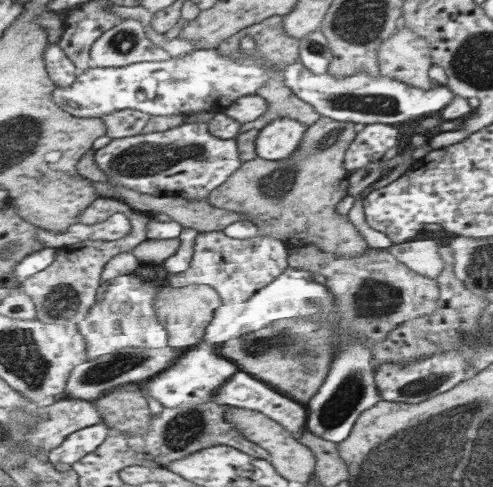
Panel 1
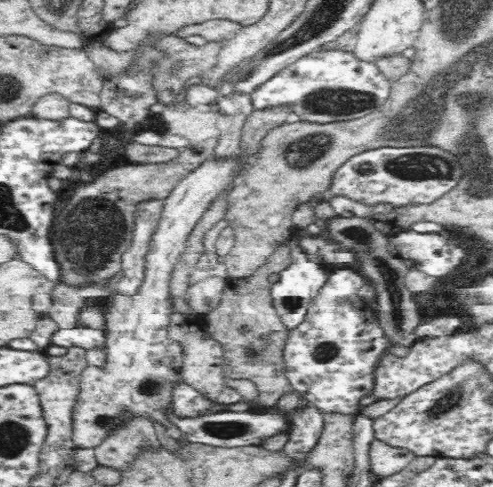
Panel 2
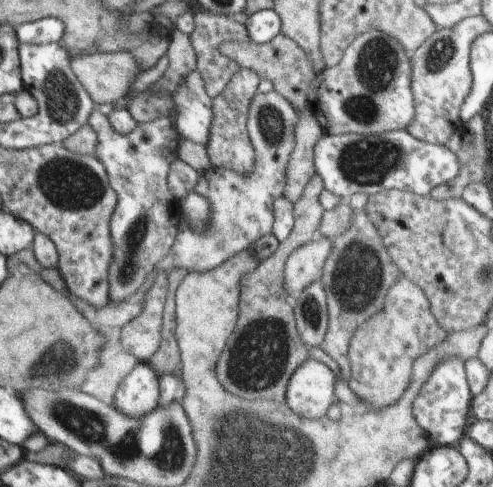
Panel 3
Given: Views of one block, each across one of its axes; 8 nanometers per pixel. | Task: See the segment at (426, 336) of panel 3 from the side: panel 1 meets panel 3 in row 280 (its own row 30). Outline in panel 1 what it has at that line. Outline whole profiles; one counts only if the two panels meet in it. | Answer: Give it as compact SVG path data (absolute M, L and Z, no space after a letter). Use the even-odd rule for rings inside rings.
M401 24L395 36L387 38L379 46L377 58L379 58L379 72L387 78L423 90L439 86L431 84L431 68L435 68L435 62L431 60L429 44L415 32L403 28Z

